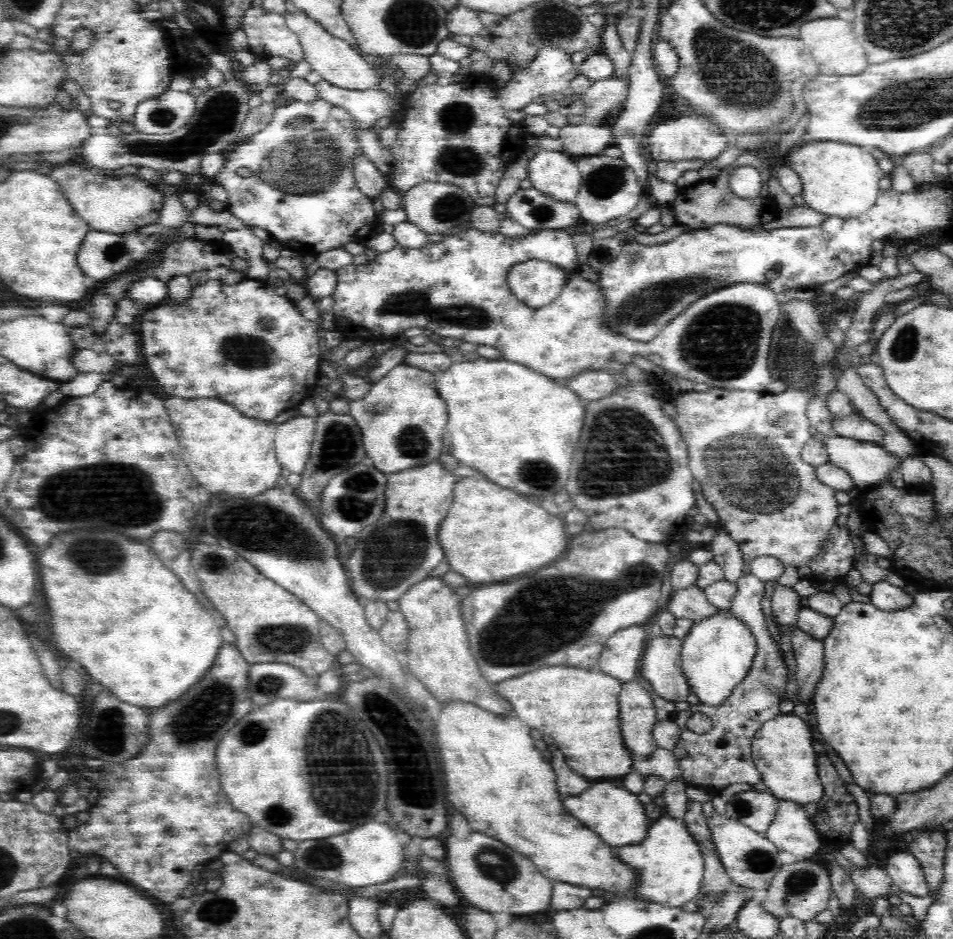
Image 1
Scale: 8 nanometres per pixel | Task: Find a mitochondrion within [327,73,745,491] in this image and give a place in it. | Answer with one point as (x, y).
(411, 302)

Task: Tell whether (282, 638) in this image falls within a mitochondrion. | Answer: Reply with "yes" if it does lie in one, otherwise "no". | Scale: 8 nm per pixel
yes

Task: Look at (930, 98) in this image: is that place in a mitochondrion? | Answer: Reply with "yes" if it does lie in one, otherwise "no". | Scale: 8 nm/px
yes

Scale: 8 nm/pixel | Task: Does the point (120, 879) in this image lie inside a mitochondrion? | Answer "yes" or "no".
no

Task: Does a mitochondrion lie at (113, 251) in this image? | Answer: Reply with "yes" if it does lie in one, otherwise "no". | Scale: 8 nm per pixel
yes

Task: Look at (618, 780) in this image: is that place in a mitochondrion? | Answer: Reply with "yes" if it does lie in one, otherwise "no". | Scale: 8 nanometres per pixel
no

